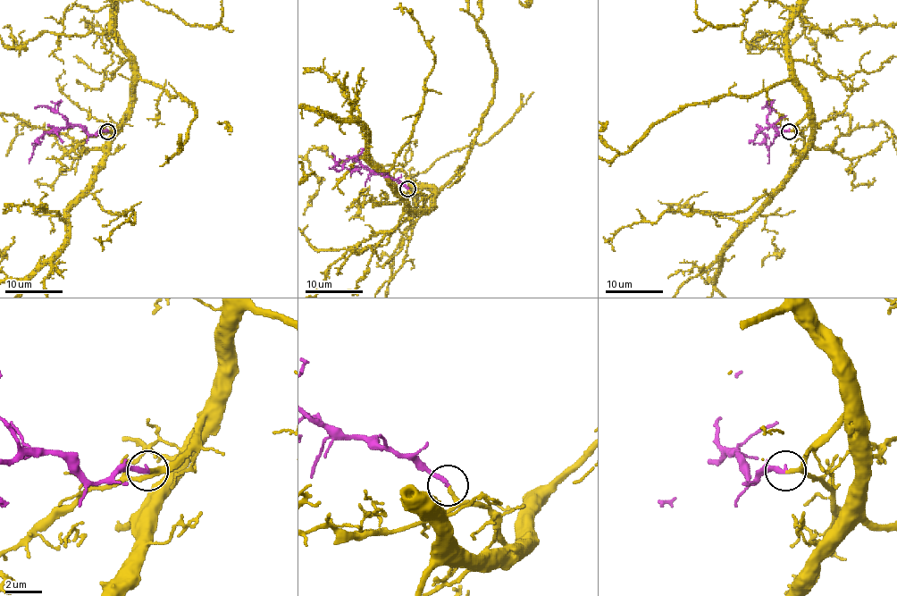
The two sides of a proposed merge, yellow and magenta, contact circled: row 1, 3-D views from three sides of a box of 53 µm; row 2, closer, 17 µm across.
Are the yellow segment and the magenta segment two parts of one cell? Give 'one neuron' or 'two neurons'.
one neuron

